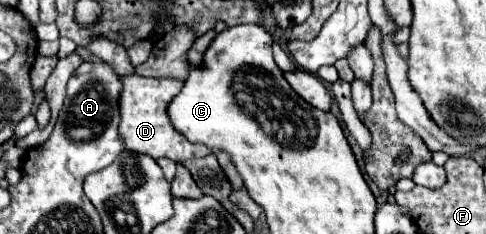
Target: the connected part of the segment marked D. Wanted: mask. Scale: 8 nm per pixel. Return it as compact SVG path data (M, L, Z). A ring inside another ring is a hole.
M136 73L132 75L122 75L120 77L124 85L124 93L120 93L118 99L118 111L120 111L120 139L124 141L124 147L134 153L144 153L150 155L152 159L168 157L172 161L186 161L194 157L204 157L210 151L204 145L190 143L182 133L178 133L166 113L166 105L174 95L180 93L182 81L176 79L152 79L152 77L140 77Z

